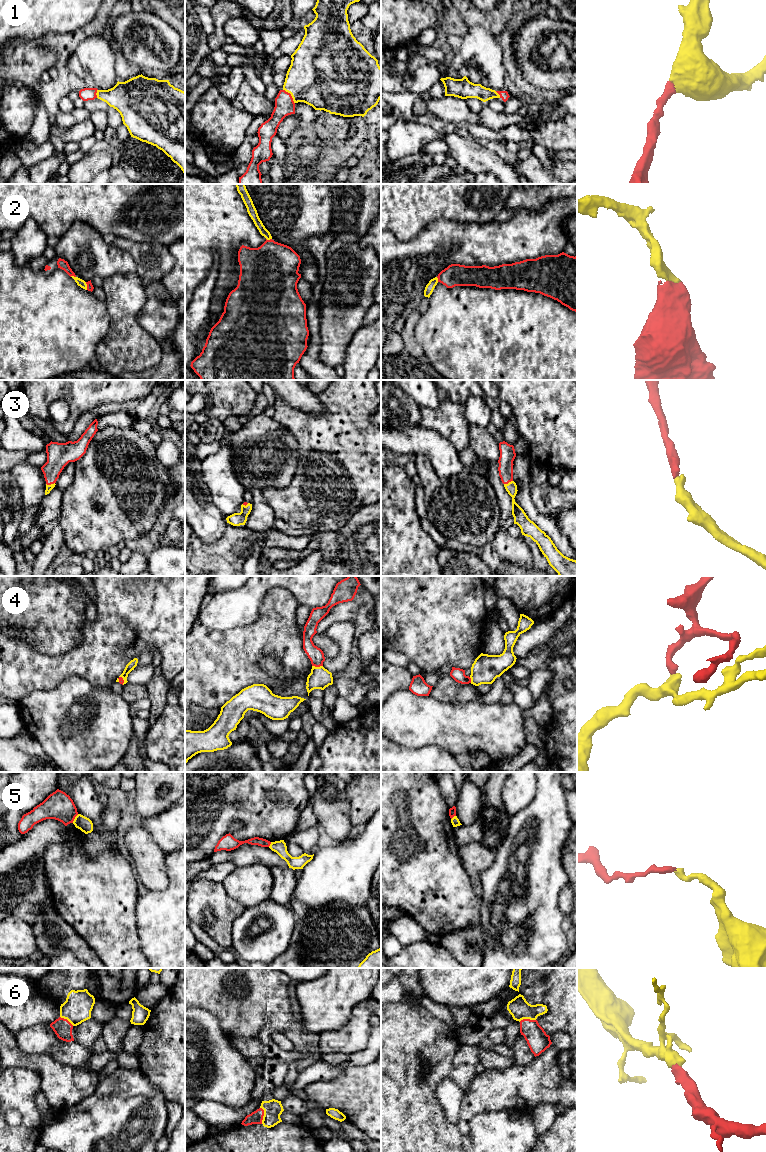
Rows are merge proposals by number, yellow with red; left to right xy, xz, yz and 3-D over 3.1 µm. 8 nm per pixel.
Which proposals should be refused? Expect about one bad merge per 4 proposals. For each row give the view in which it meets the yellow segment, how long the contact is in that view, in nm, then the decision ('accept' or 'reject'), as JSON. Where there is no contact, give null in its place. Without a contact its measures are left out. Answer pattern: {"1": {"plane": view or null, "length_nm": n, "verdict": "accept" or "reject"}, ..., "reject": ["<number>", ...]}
{"1": {"plane": "xz", "length_nm": 150, "verdict": "accept"}, "2": {"plane": "xz", "length_nm": 50, "verdict": "accept"}, "3": {"plane": "xy", "length_nm": 70, "verdict": "accept"}, "4": {"plane": "xz", "length_nm": 90, "verdict": "accept"}, "5": {"plane": "xy", "length_nm": 90, "verdict": "reject"}, "6": {"plane": "xz", "length_nm": 140, "verdict": "accept"}, "reject": ["5"]}

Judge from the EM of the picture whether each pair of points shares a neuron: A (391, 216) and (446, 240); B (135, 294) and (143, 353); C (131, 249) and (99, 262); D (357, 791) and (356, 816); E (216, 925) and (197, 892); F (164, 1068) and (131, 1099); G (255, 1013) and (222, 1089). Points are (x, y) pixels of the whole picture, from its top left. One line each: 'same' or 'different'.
A: different
B: same
C: different
D: same
E: same
F: different
G: different

